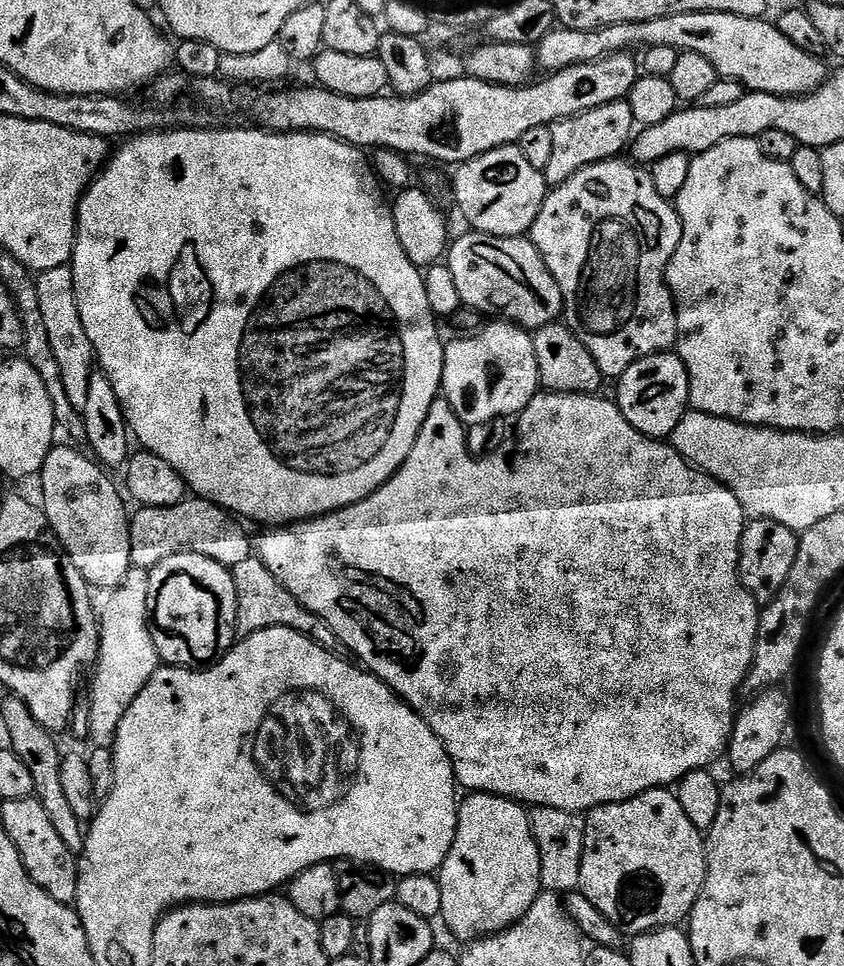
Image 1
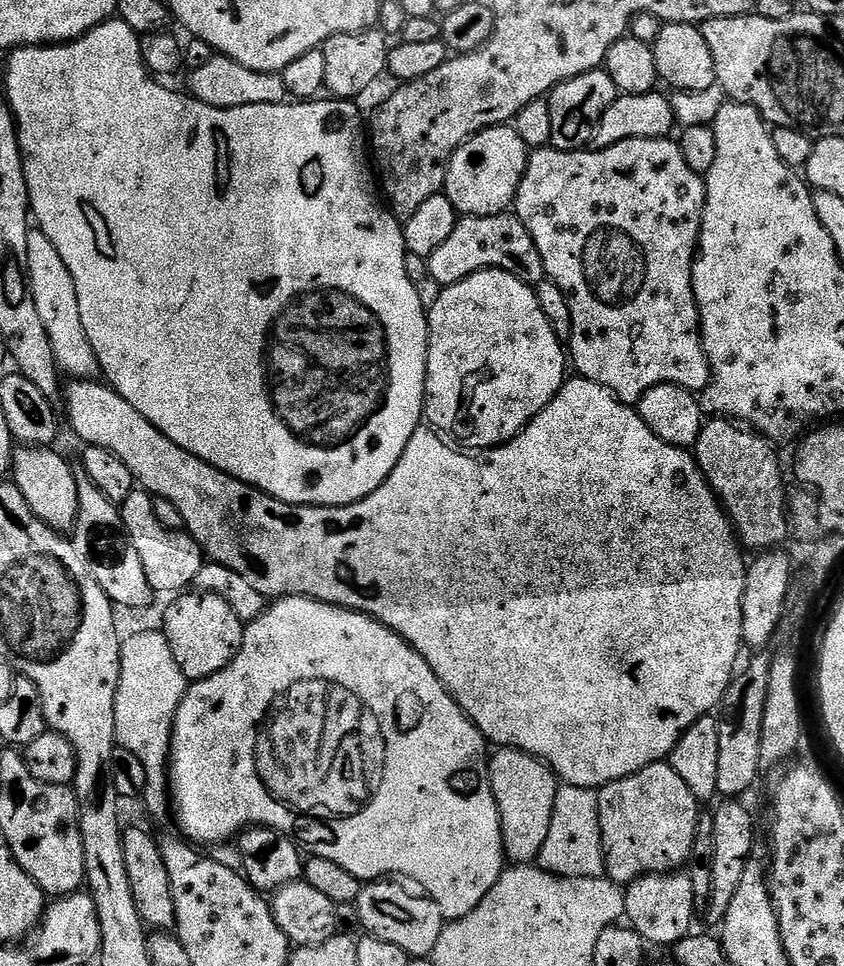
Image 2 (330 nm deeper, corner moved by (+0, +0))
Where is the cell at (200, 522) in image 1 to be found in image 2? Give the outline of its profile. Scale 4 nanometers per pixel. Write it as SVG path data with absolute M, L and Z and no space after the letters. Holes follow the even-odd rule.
M133 490L130 498L119 505L122 522L126 526L126 534L130 534L130 542L134 542L134 550L138 550L138 558L142 558L142 570L146 574L146 582L150 582L153 593L172 592L180 594L191 589L198 578L198 570L206 562L200 544L187 531L167 528L158 522L158 514L154 514L153 497L143 490Z

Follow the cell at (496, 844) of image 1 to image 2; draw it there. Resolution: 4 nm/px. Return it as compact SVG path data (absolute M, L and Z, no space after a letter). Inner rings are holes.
M496 748L488 757L488 781L498 802L504 855L513 865L532 864L550 834L558 777L547 764L517 748Z

